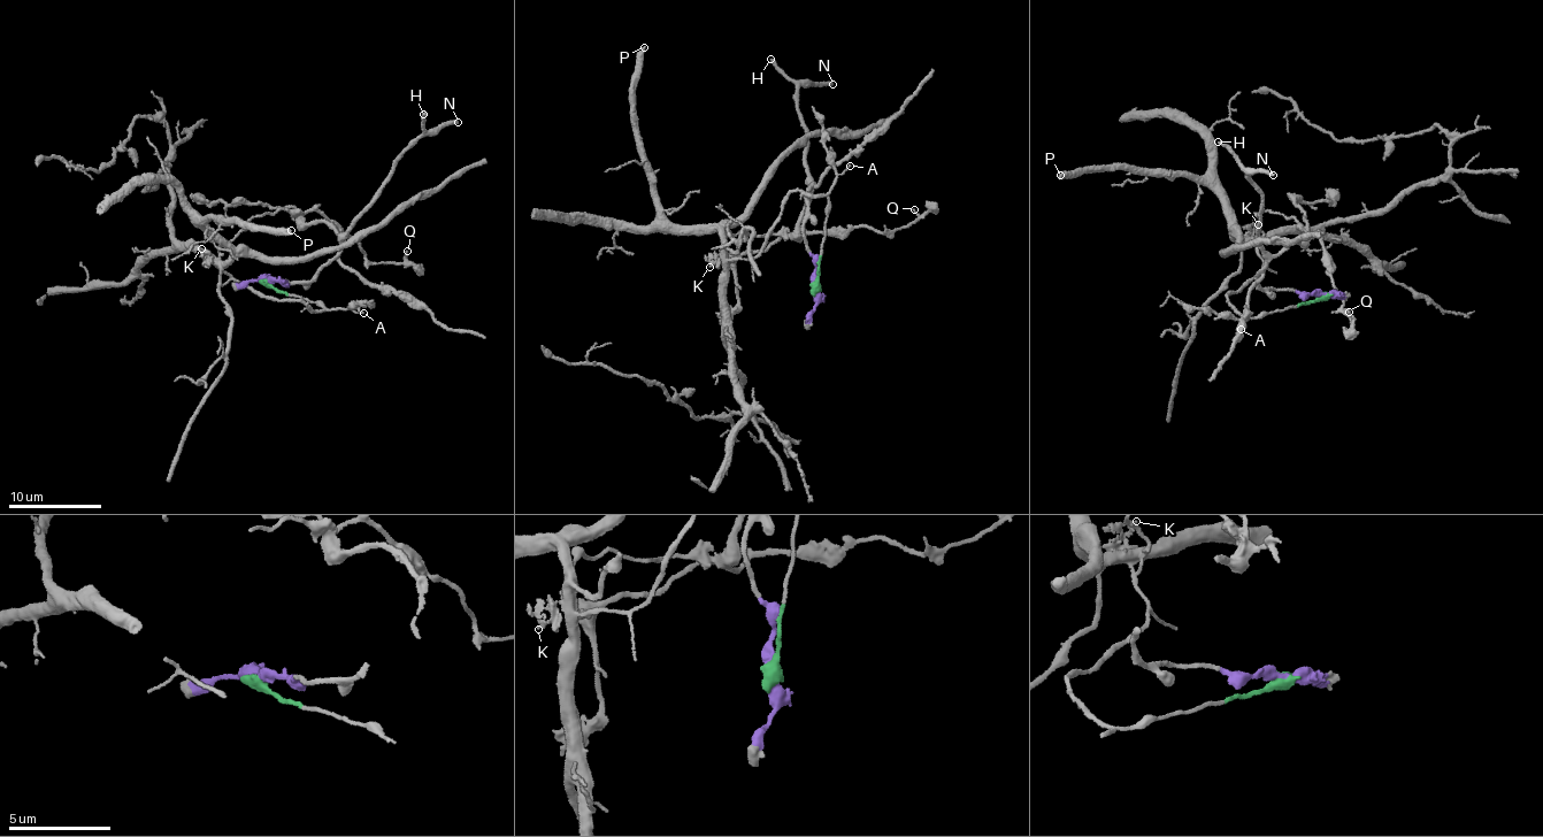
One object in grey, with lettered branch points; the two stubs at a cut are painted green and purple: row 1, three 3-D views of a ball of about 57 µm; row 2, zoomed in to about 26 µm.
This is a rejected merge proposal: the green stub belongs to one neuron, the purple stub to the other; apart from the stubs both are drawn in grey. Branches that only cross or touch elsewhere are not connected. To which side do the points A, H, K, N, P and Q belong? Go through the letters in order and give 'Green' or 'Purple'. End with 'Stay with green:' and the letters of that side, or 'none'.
A: Green
H: Purple
K: Green
N: Purple
P: Green
Q: Purple
Stay with green: A, K, P

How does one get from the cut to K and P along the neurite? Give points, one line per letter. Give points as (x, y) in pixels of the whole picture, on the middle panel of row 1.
K: (814, 289), (828, 199), (824, 196), (811, 198), (791, 192), (762, 251), (747, 259), (720, 258), (709, 267)
P: (814, 289), (824, 196), (791, 192), (747, 259), (727, 256), (715, 229), (663, 216), (636, 123), (644, 46)

